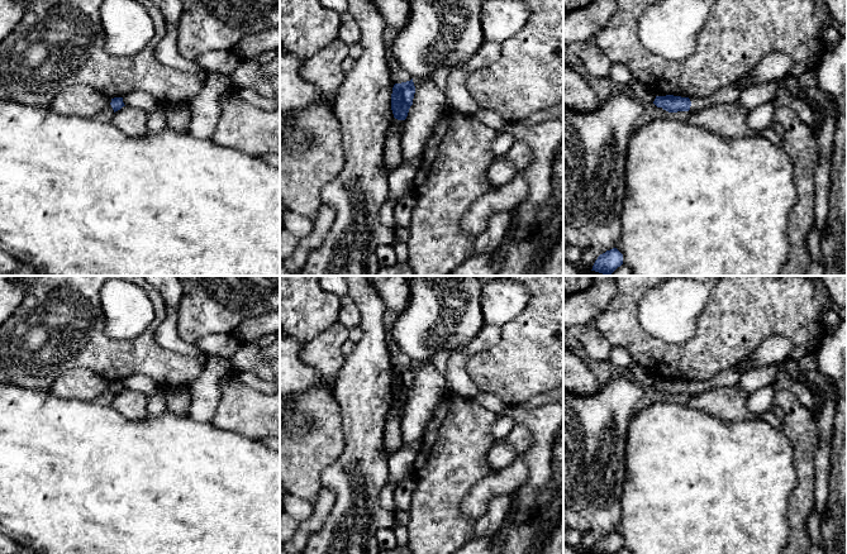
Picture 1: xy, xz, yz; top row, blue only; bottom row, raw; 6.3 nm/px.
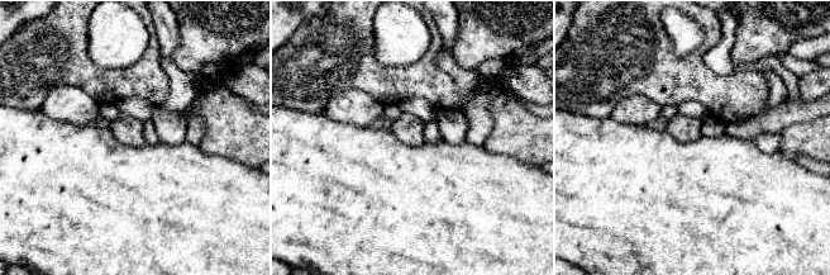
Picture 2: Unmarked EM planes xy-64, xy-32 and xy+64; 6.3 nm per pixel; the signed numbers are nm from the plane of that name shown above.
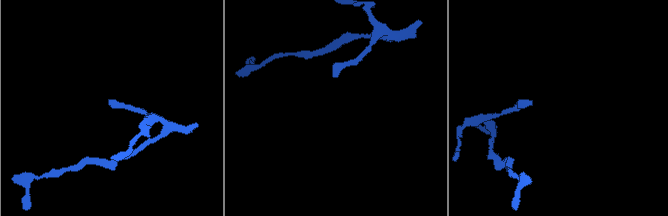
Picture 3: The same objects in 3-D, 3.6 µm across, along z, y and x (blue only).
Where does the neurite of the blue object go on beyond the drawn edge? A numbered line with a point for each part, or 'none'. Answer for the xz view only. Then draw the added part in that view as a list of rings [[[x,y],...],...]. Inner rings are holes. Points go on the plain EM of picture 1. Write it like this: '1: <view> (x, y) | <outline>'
1: xz (393, 439) | [[[392,401],[384,428],[384,445],[389,453],[398,452],[404,441],[401,435],[401,420],[399,419],[404,411],[405,403]]]

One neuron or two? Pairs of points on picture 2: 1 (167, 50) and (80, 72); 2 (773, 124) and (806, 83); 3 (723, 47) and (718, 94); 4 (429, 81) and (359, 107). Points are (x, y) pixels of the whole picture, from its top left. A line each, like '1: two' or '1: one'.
1: two
2: two
3: two
4: two

